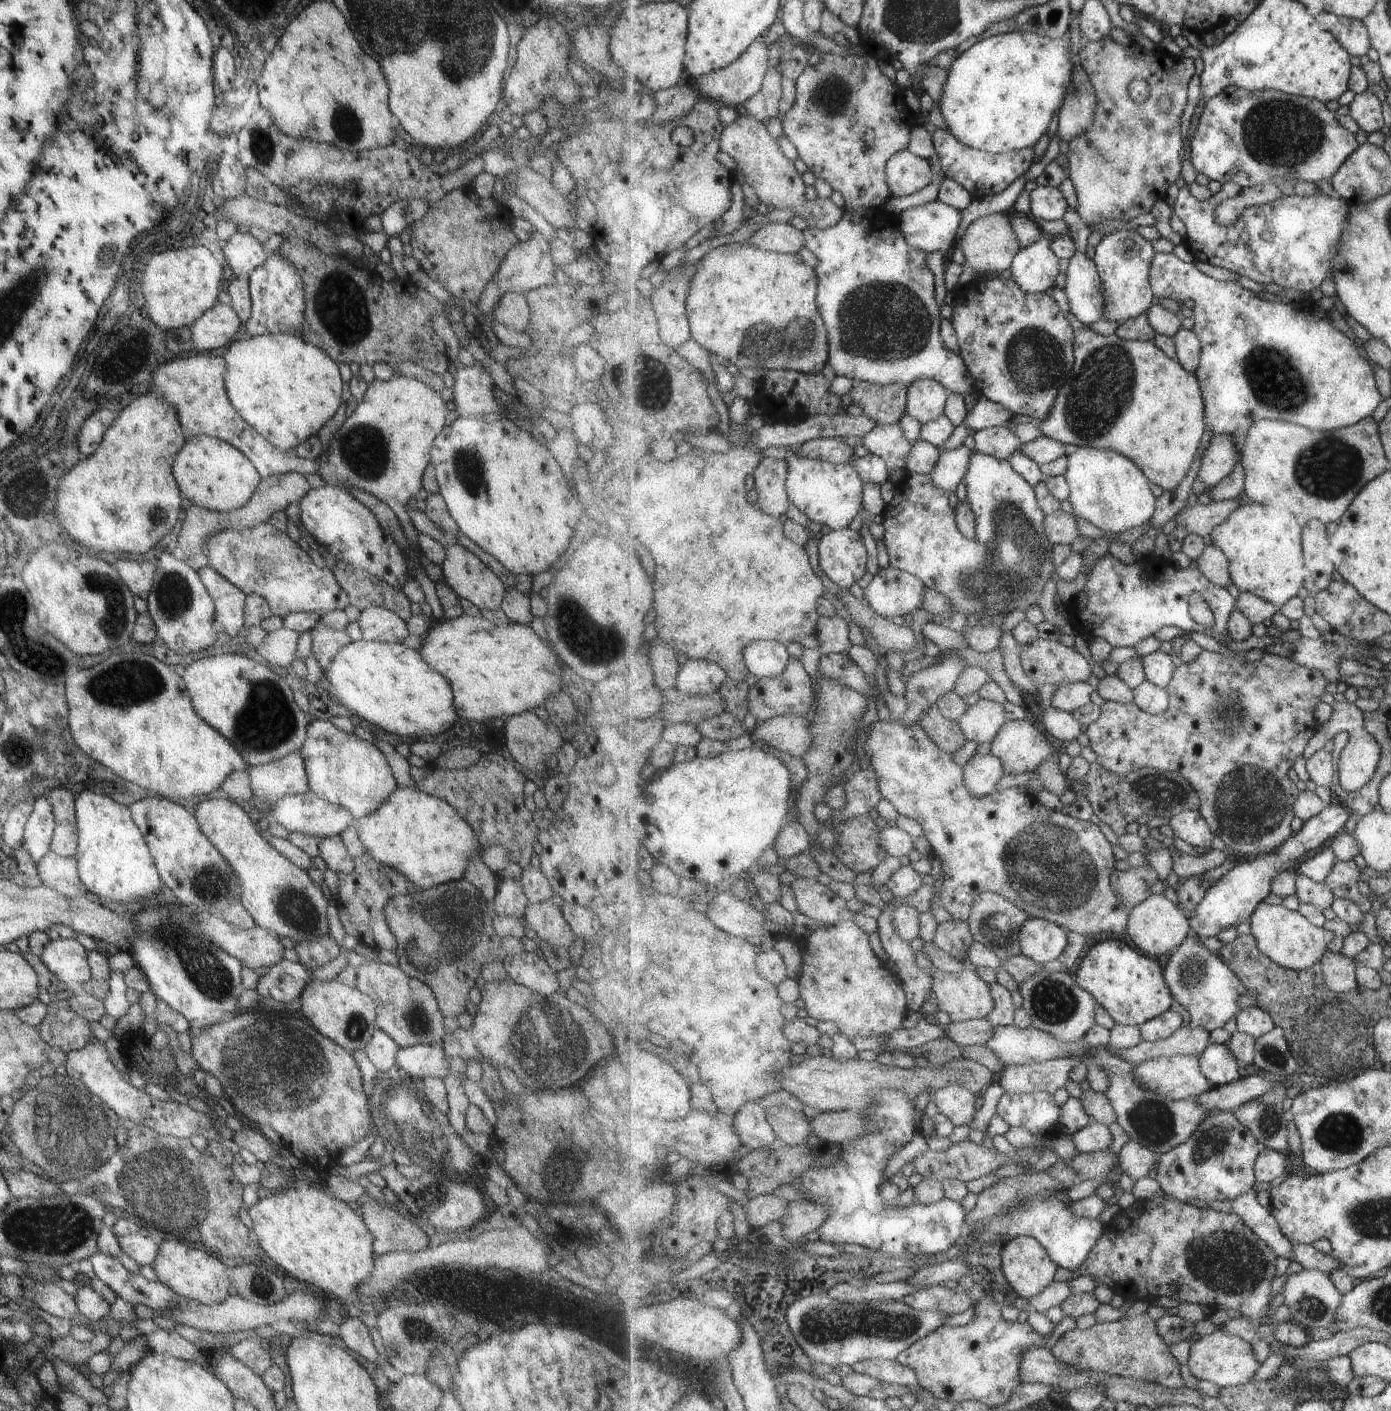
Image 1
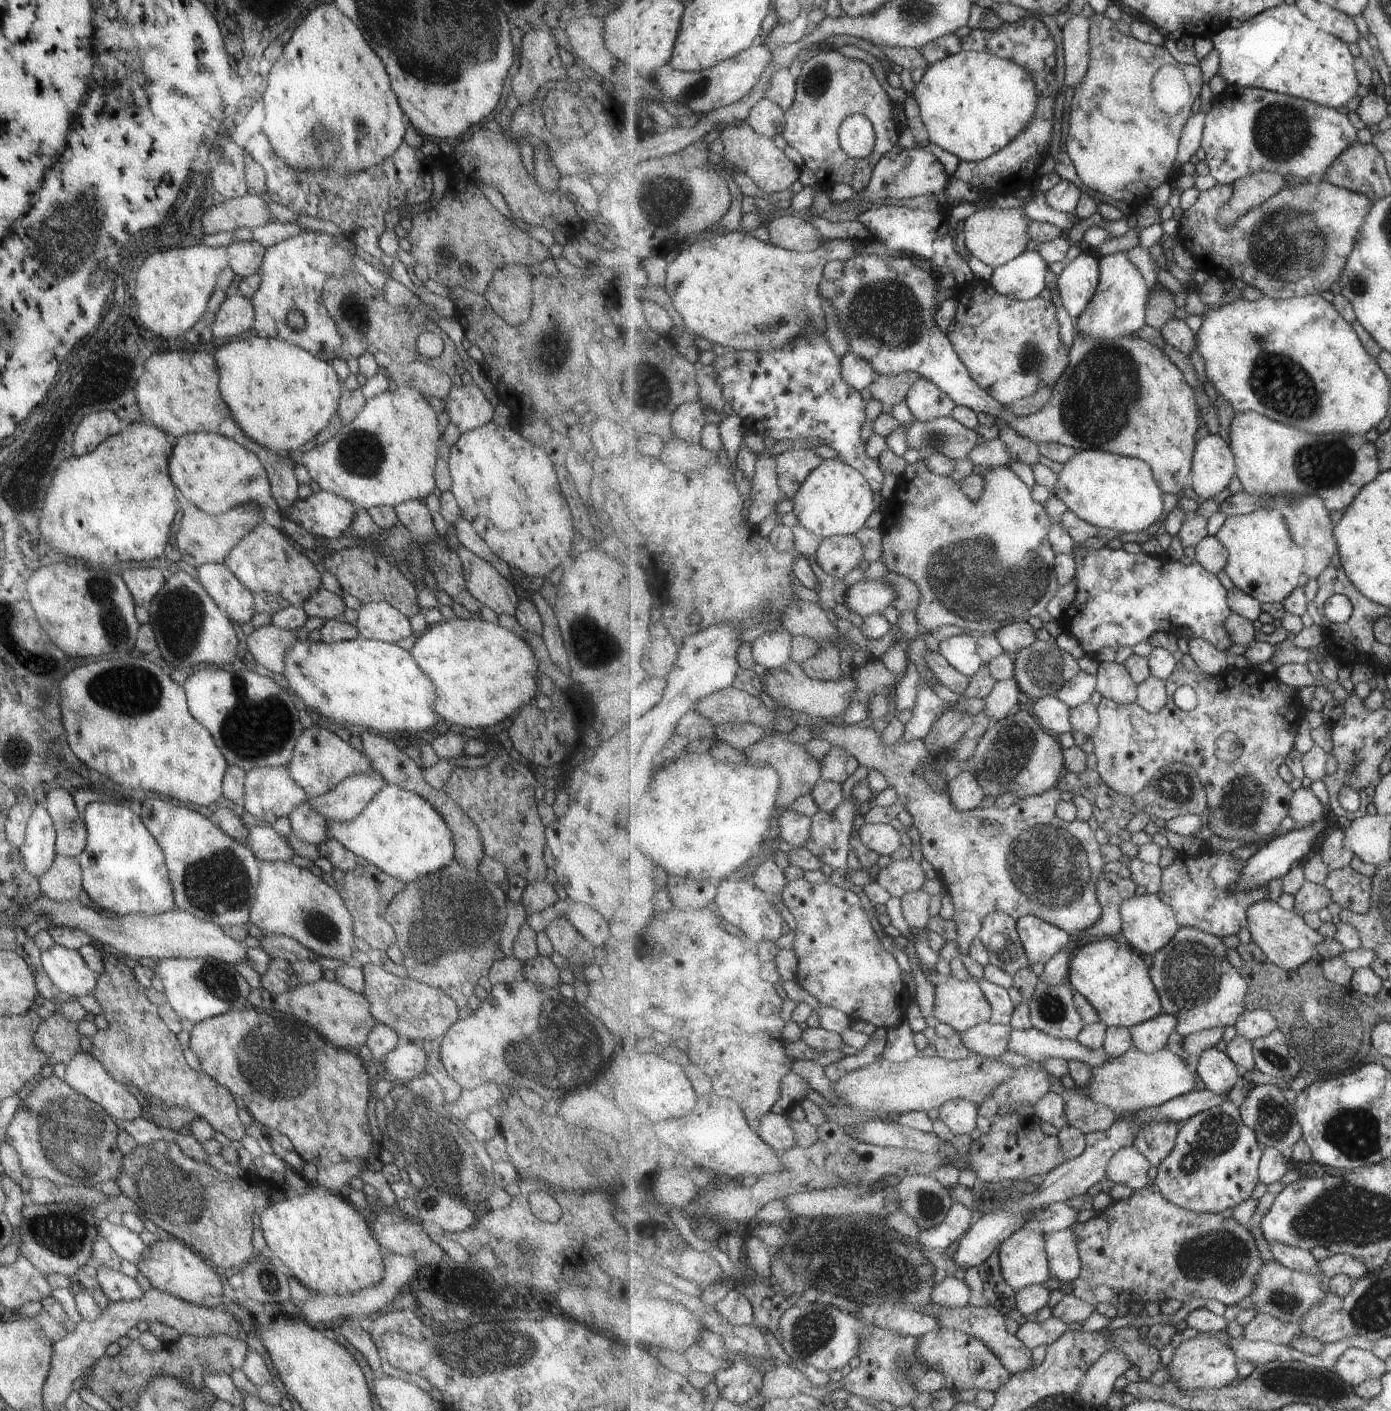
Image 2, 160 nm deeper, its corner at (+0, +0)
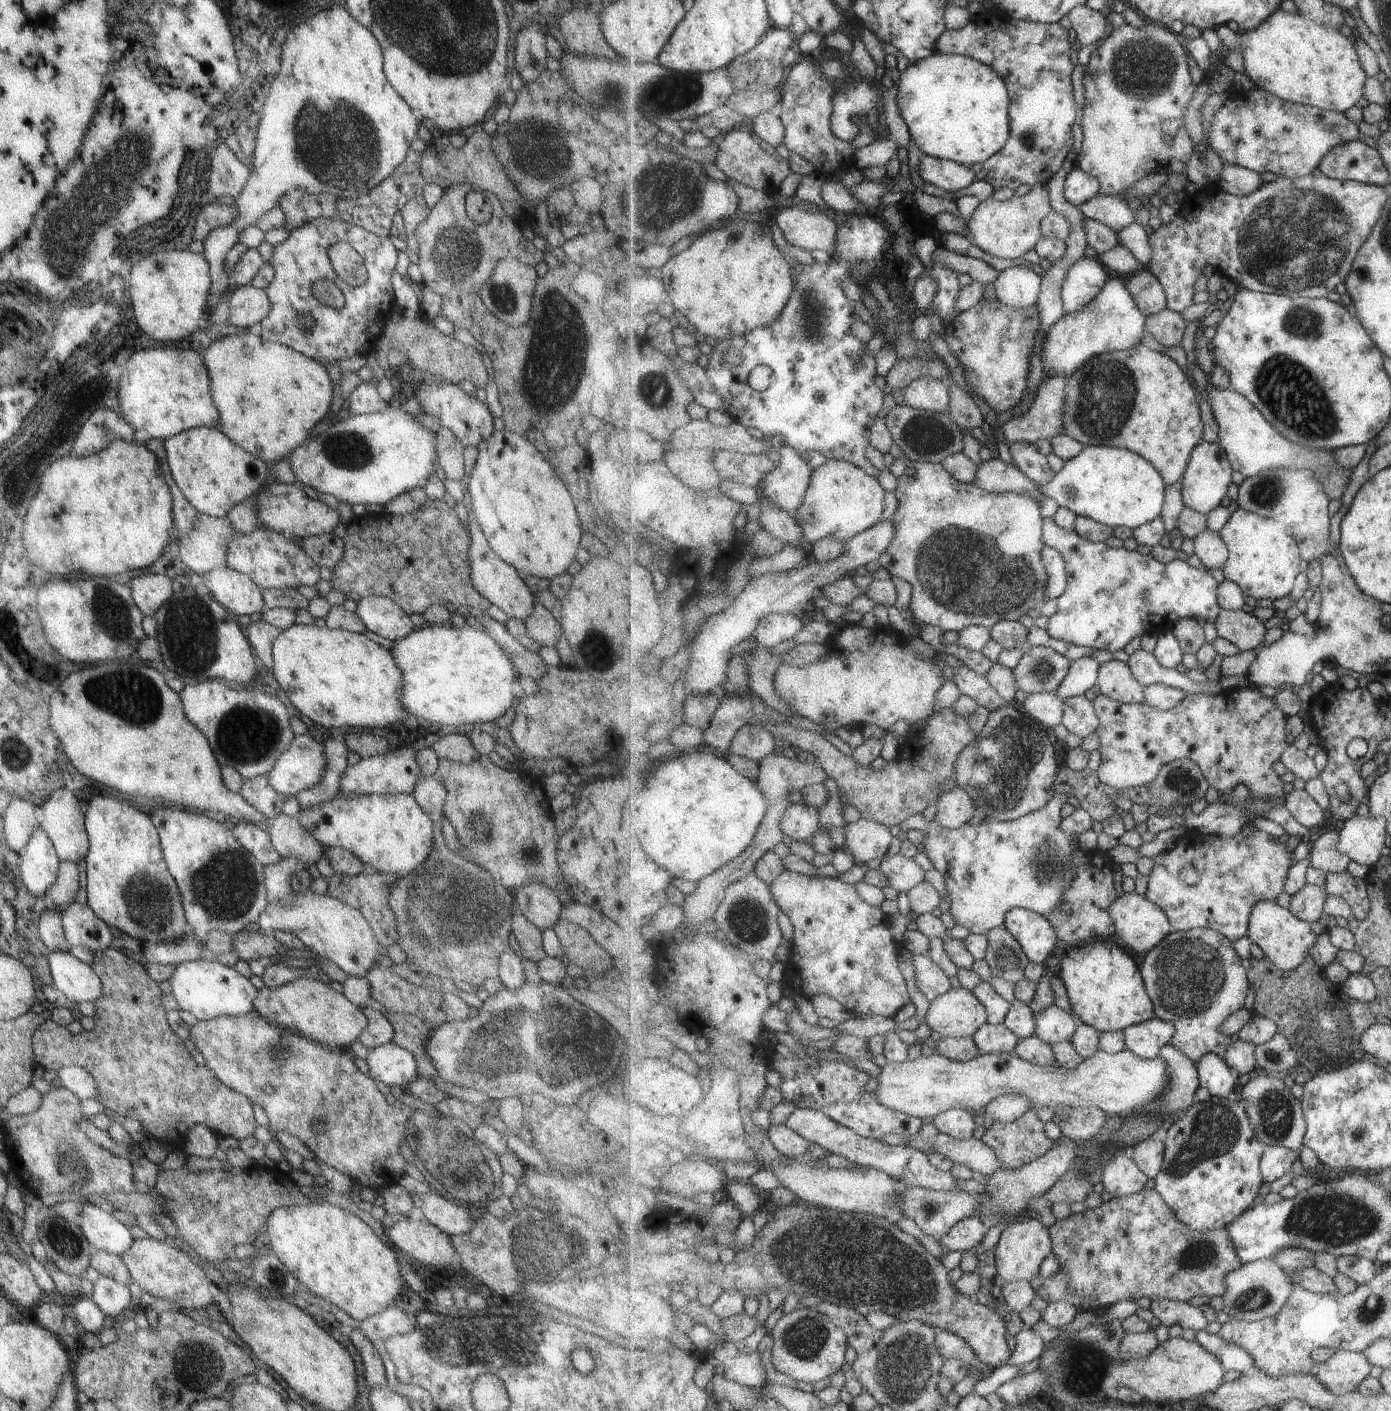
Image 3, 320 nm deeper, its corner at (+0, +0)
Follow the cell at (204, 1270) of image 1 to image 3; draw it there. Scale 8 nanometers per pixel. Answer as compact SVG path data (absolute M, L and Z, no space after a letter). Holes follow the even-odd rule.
M156 1238L133 1239L129 1248L120 1255L130 1280L135 1282L141 1291L175 1302L181 1311L203 1308L211 1304L211 1294L205 1273L198 1264L191 1262L187 1255L173 1244Z

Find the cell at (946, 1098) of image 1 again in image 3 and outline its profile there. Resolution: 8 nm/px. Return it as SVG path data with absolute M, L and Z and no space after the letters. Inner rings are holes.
M951 1109L942 1115L937 1115L932 1124L939 1132L959 1140L970 1139L975 1134L975 1113L965 1109Z

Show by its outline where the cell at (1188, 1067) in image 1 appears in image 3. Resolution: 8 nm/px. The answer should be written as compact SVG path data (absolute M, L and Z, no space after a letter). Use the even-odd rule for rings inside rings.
M1125 1048L1118 1053L1097 1051L1093 1056L1083 1059L1075 1068L1059 1066L1046 1066L1031 1064L1031 1061L1011 1053L989 1053L979 1055L973 1060L963 1062L954 1061L941 1054L933 1054L929 1057L919 1056L913 1061L896 1063L888 1061L881 1073L877 1076L879 1084L875 1093L879 1100L889 1108L907 1113L912 1117L935 1118L951 1109L965 1109L973 1113L983 1112L983 1109L993 1099L1000 1096L1016 1094L1026 1096L1032 1103L1031 1109L1037 1112L1037 1107L1049 1107L1056 1109L1060 1106L1068 1107L1097 1107L1108 1115L1121 1113L1127 1116L1129 1112L1135 1113L1143 1105L1158 1099L1163 1091L1166 1091L1170 1083L1168 1064L1161 1057L1144 1059Z

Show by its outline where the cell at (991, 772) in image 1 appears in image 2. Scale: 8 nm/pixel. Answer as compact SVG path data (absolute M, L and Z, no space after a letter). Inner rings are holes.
M964 768L959 776L949 783L949 796L957 810L975 810L987 797L985 788L981 788L977 776Z

